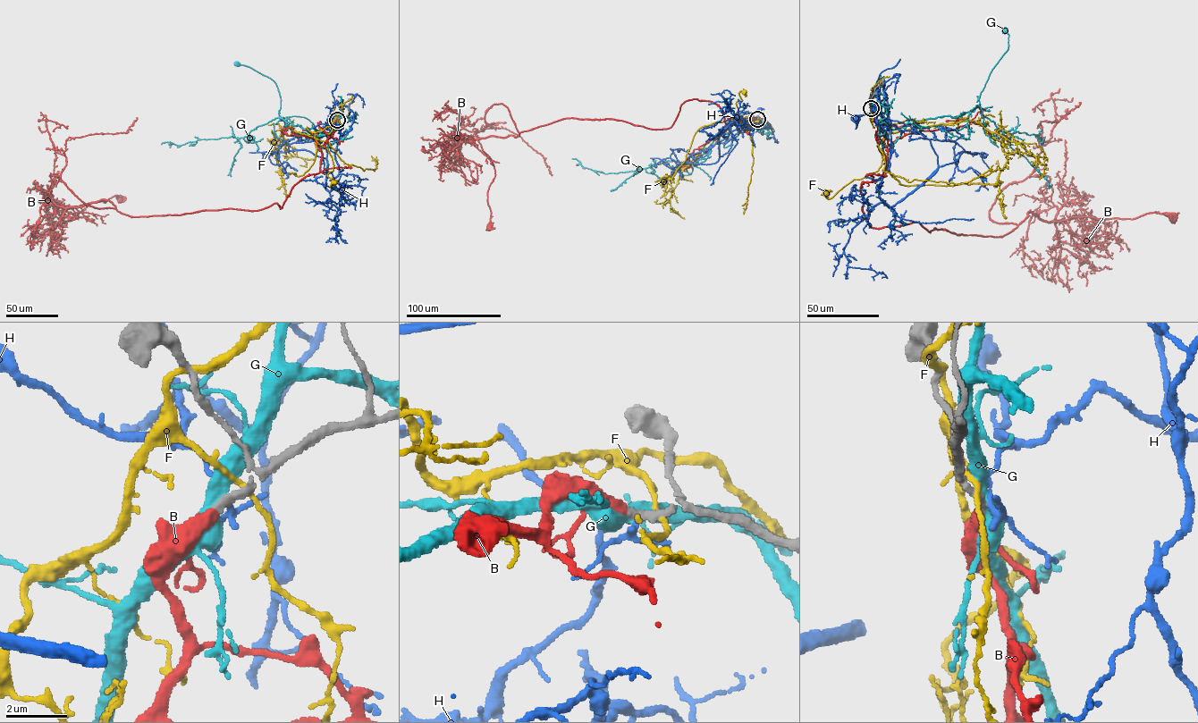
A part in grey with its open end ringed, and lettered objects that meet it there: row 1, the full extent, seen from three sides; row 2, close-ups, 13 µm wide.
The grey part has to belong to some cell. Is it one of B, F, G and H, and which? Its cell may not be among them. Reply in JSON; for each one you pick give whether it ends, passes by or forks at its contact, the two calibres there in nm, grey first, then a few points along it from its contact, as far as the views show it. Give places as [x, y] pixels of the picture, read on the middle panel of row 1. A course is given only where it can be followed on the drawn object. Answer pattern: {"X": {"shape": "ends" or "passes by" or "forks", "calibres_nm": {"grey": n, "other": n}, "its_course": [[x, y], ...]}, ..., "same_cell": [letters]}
{"B": {"shape": "ends", "calibres_nm": {"grey": 240, "other": 360}, "its_course": [[756, 119], [729, 125], [718, 105], [695, 99], [667, 129], [569, 118], [479, 138], [495, 172], [489, 228]]}, "same_cell": ["B"]}

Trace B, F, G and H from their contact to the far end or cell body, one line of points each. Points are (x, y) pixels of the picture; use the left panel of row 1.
B: (337, 120), (320, 147), (319, 172), (293, 187), (281, 208), (137, 217), (106, 200), (72, 206), (119, 199)
F: (338, 120), (316, 132), (314, 138), (332, 156), (333, 170), (327, 175), (334, 180), (330, 186), (334, 181)
G: (337, 120), (333, 131), (318, 136), (284, 121), (279, 114), (281, 99), (274, 81), (247, 66), (236, 63)
H: (337, 120), (327, 123), (339, 170), (328, 191), (327, 138), (313, 129), (338, 128)

